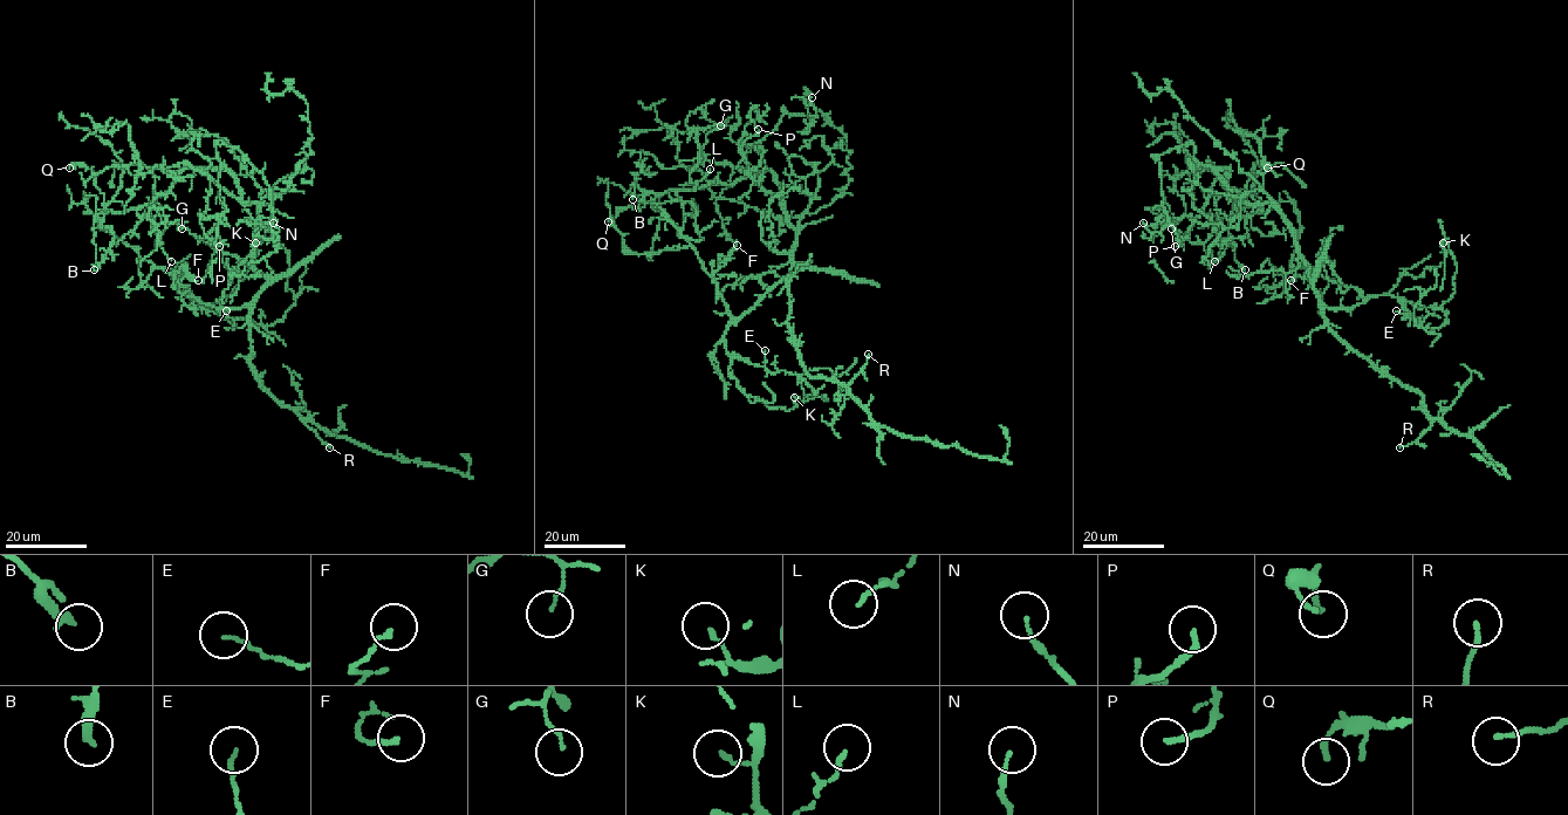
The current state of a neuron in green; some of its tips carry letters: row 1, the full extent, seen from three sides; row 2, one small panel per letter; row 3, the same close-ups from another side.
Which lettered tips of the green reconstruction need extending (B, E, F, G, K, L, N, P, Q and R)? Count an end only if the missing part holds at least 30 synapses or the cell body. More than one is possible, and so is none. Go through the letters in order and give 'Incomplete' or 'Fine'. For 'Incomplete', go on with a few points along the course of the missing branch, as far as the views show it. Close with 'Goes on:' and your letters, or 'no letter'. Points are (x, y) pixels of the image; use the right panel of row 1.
B: Fine
E: Fine
F: Fine
G: Fine
K: Fine
L: Fine
N: Fine
P: Fine
Q: Fine
R: Fine
Goes on: no letter

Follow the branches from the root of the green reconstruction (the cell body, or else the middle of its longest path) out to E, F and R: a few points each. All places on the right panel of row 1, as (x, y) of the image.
E: (1310, 275), (1314, 293), (1327, 307), (1353, 308), (1368, 296), (1394, 295), (1411, 317), (1396, 310)
F: (1310, 275), (1327, 307), (1353, 308), (1364, 301), (1355, 288), (1314, 269), (1305, 279), (1291, 280)
R: (1310, 275), (1325, 324), (1354, 350), (1423, 396), (1431, 426), (1416, 442), (1399, 447)

